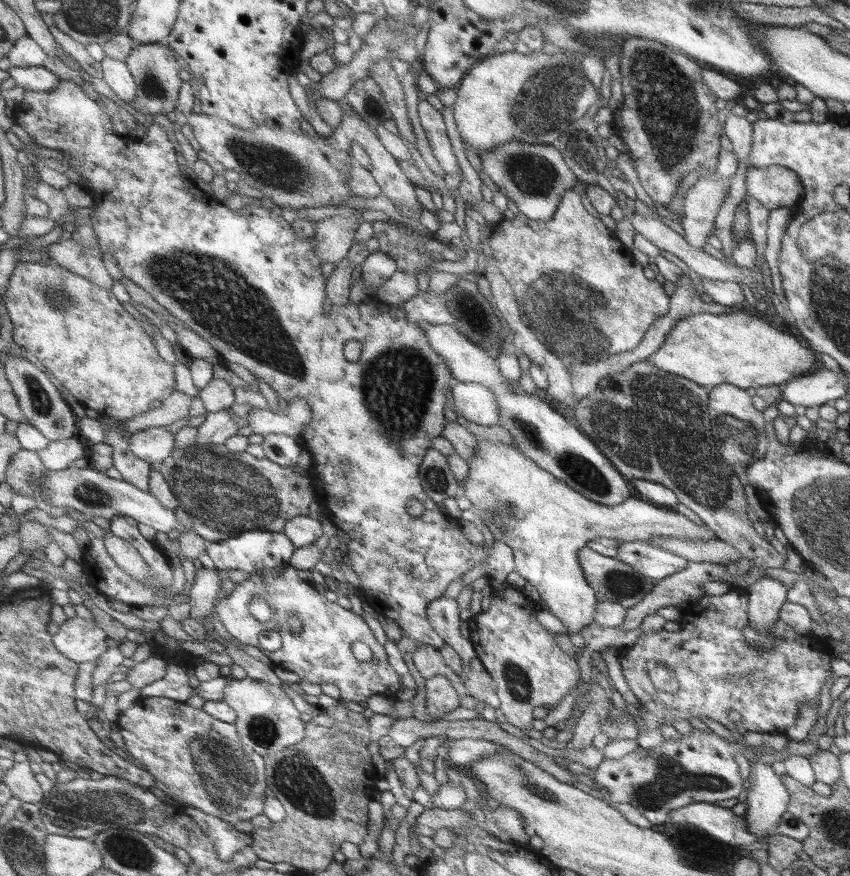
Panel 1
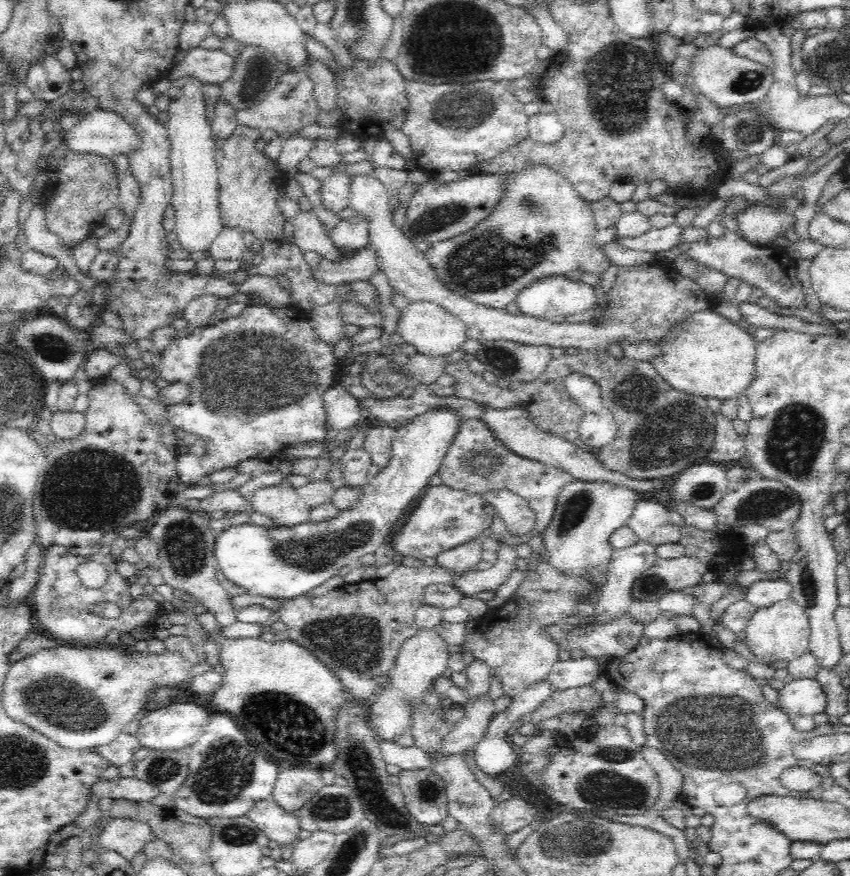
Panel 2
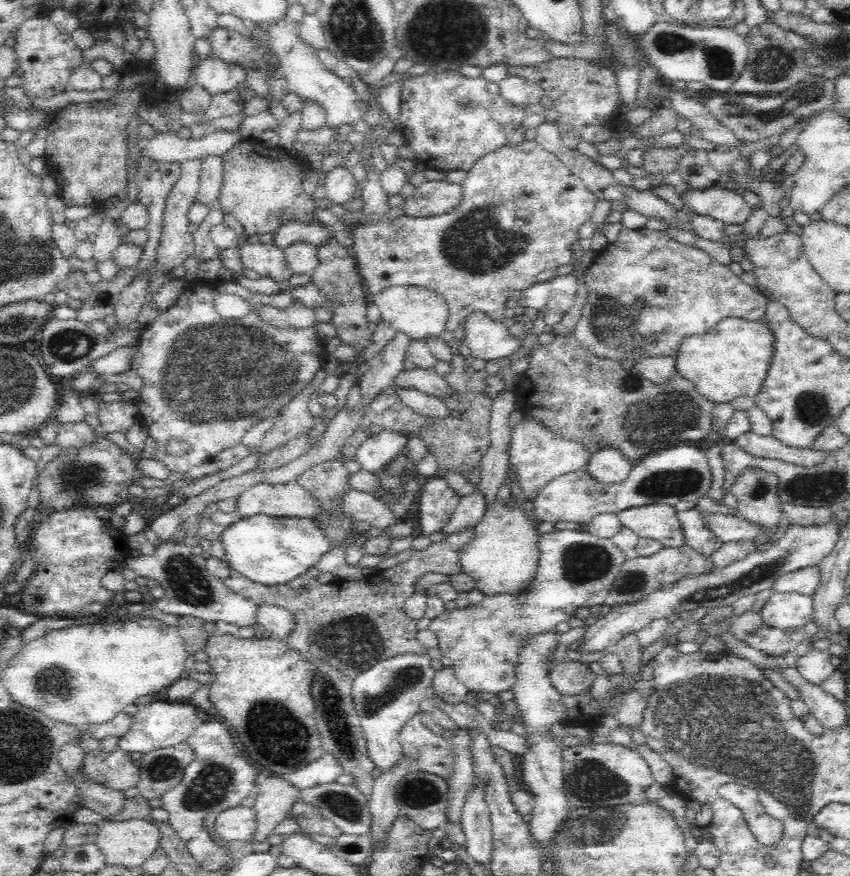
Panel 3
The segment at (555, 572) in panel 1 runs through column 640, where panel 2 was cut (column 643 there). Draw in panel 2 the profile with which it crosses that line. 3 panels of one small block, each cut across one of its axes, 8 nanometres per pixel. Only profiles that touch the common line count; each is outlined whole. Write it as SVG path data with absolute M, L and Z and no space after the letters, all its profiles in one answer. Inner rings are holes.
M652 499L636 503L627 525L640 541L655 547L676 544L681 537L681 527L670 522L669 510Z

